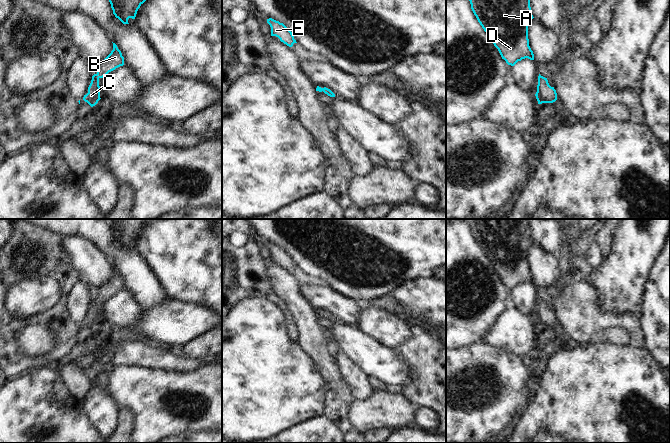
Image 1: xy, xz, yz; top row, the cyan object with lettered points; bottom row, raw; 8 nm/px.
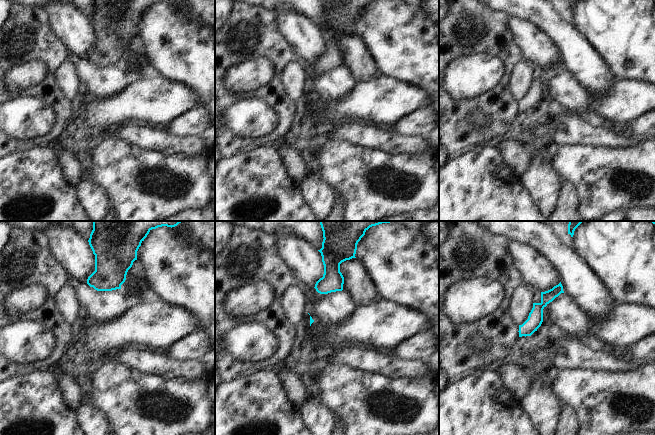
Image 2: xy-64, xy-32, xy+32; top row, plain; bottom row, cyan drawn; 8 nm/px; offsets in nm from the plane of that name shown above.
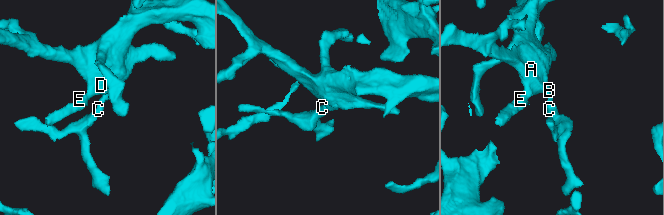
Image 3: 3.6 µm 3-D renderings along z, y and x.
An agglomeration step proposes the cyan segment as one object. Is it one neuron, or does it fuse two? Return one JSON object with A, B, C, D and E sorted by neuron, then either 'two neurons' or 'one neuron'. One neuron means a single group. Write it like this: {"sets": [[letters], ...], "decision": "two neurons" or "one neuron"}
{"sets": [["A", "B", "C", "D", "E"]], "decision": "one neuron"}

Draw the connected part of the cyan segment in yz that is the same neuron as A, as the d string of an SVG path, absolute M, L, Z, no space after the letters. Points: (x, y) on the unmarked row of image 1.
M530 219L463 220L470 225L478 246L508 289L514 290L525 282L534 284L528 263L528 250L534 242Z

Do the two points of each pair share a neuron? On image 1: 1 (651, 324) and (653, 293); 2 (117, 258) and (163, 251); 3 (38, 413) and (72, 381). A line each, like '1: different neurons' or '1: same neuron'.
1: same neuron
2: different neurons
3: different neurons

